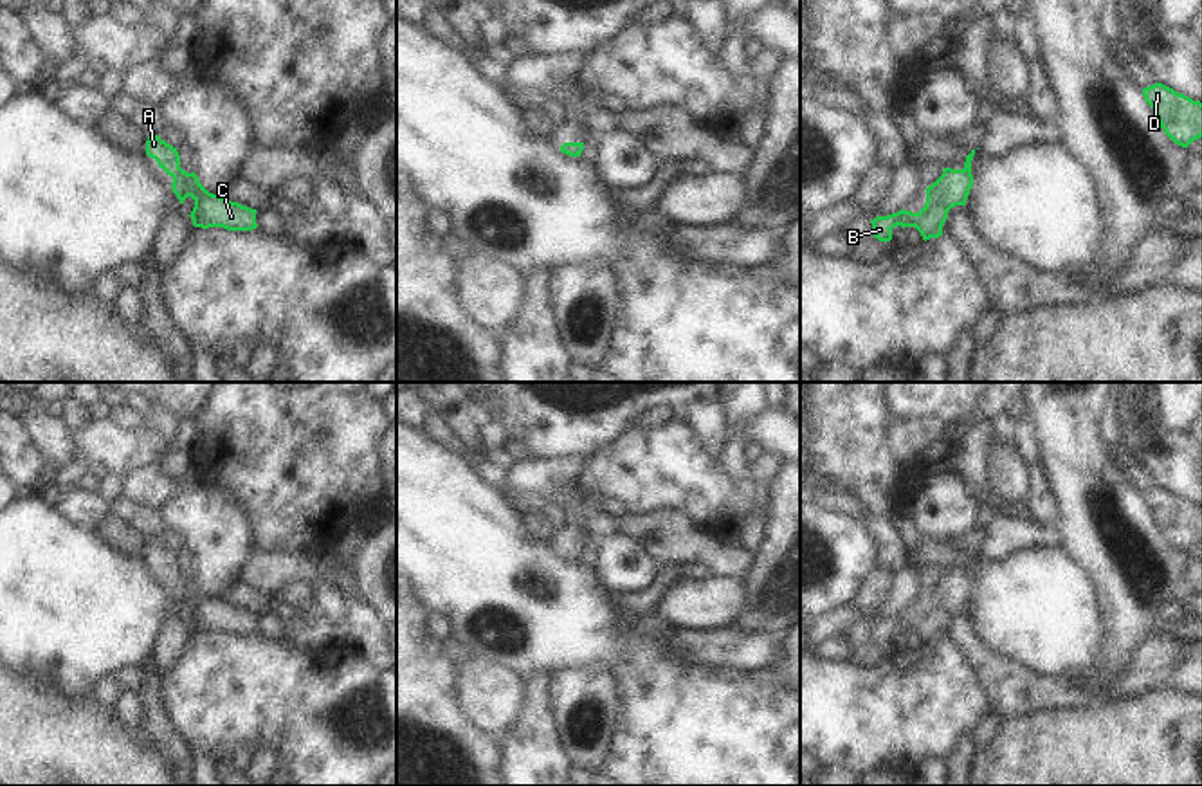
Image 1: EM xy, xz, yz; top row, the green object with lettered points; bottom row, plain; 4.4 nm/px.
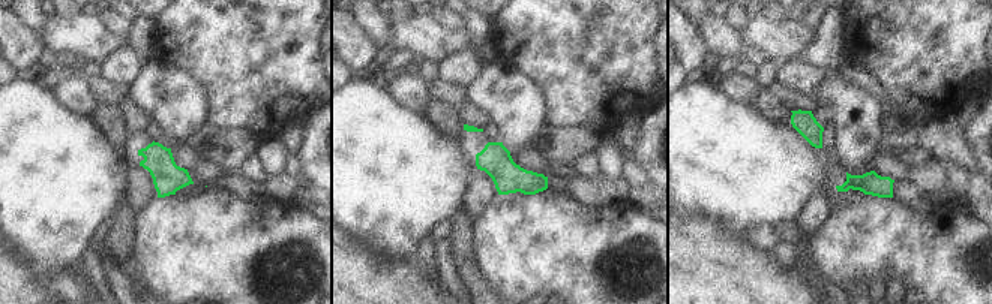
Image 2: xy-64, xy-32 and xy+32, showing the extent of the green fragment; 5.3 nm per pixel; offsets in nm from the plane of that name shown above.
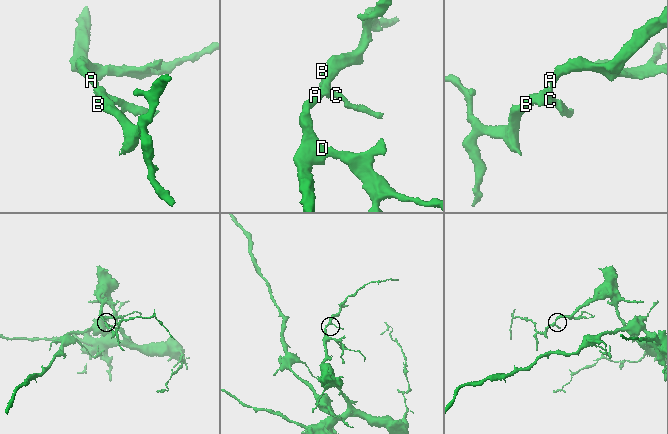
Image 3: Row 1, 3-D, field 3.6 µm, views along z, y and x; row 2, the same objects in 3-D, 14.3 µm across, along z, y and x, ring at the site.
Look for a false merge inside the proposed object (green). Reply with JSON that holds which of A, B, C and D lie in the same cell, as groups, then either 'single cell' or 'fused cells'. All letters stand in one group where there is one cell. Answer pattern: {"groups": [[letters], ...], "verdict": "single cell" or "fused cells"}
{"groups": [["A", "B", "C", "D"]], "verdict": "single cell"}

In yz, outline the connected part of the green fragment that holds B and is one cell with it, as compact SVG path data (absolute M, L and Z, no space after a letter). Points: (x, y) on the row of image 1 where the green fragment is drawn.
M977 150L966 155L962 169L944 168L942 175L926 187L926 204L919 213L897 211L887 216L876 216L870 224L874 238L879 242L892 240L892 229L901 225L915 227L923 240L942 236L942 225L948 218L948 211L955 206L966 206L970 189L973 186L971 160Z

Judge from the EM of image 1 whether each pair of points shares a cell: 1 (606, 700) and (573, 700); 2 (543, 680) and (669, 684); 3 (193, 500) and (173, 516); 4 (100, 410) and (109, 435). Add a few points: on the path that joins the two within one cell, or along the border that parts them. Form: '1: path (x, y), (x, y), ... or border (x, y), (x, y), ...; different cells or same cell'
1: path (599, 700), (581, 700); same cell
2: border (552, 673), (539, 671), (528, 678); different cells
3: path (188, 505), (179, 514); same cell
4: border (107, 417), (96, 420); different cells

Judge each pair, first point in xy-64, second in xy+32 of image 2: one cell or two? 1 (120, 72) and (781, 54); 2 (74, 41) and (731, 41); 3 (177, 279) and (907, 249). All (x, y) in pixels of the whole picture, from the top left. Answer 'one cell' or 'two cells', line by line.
1: two cells
2: two cells
3: one cell

